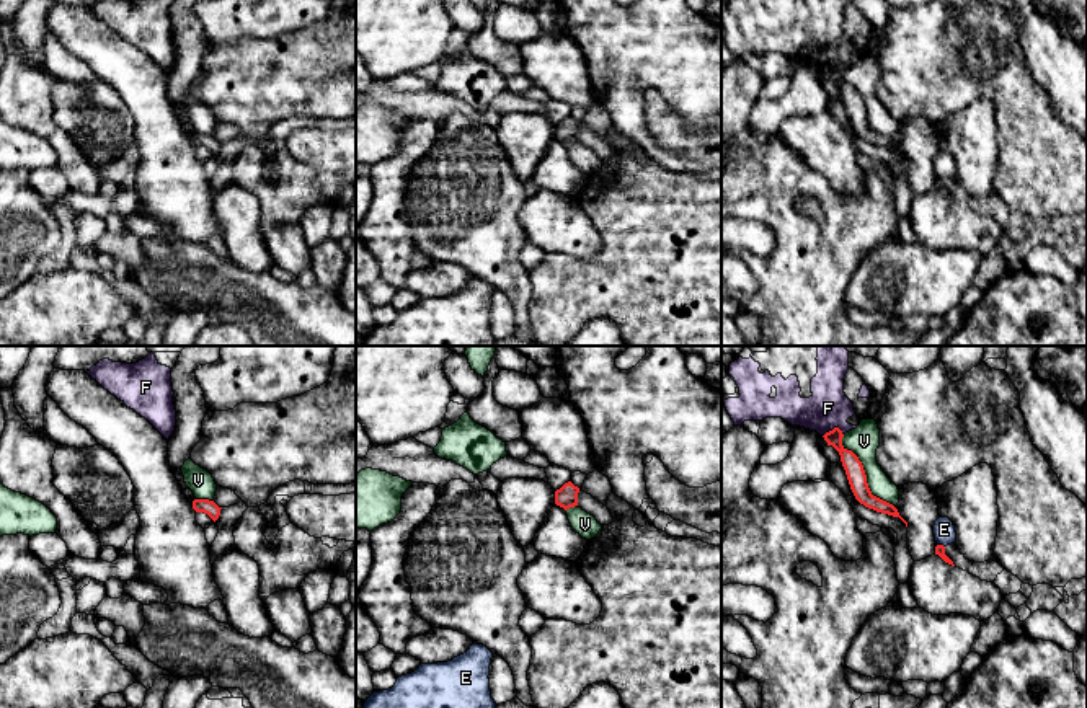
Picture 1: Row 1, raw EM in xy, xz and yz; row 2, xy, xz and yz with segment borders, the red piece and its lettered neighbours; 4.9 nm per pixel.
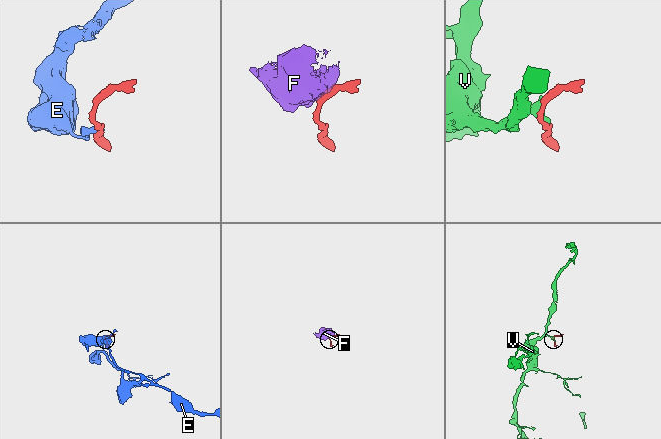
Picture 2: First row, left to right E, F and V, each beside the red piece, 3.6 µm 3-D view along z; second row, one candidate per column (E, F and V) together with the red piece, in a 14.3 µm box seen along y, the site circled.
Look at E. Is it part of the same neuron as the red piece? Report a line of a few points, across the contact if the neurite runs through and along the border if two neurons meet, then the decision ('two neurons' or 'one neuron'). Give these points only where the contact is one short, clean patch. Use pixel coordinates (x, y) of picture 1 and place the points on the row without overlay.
line yz (937, 178), (944, 181); two neurons

